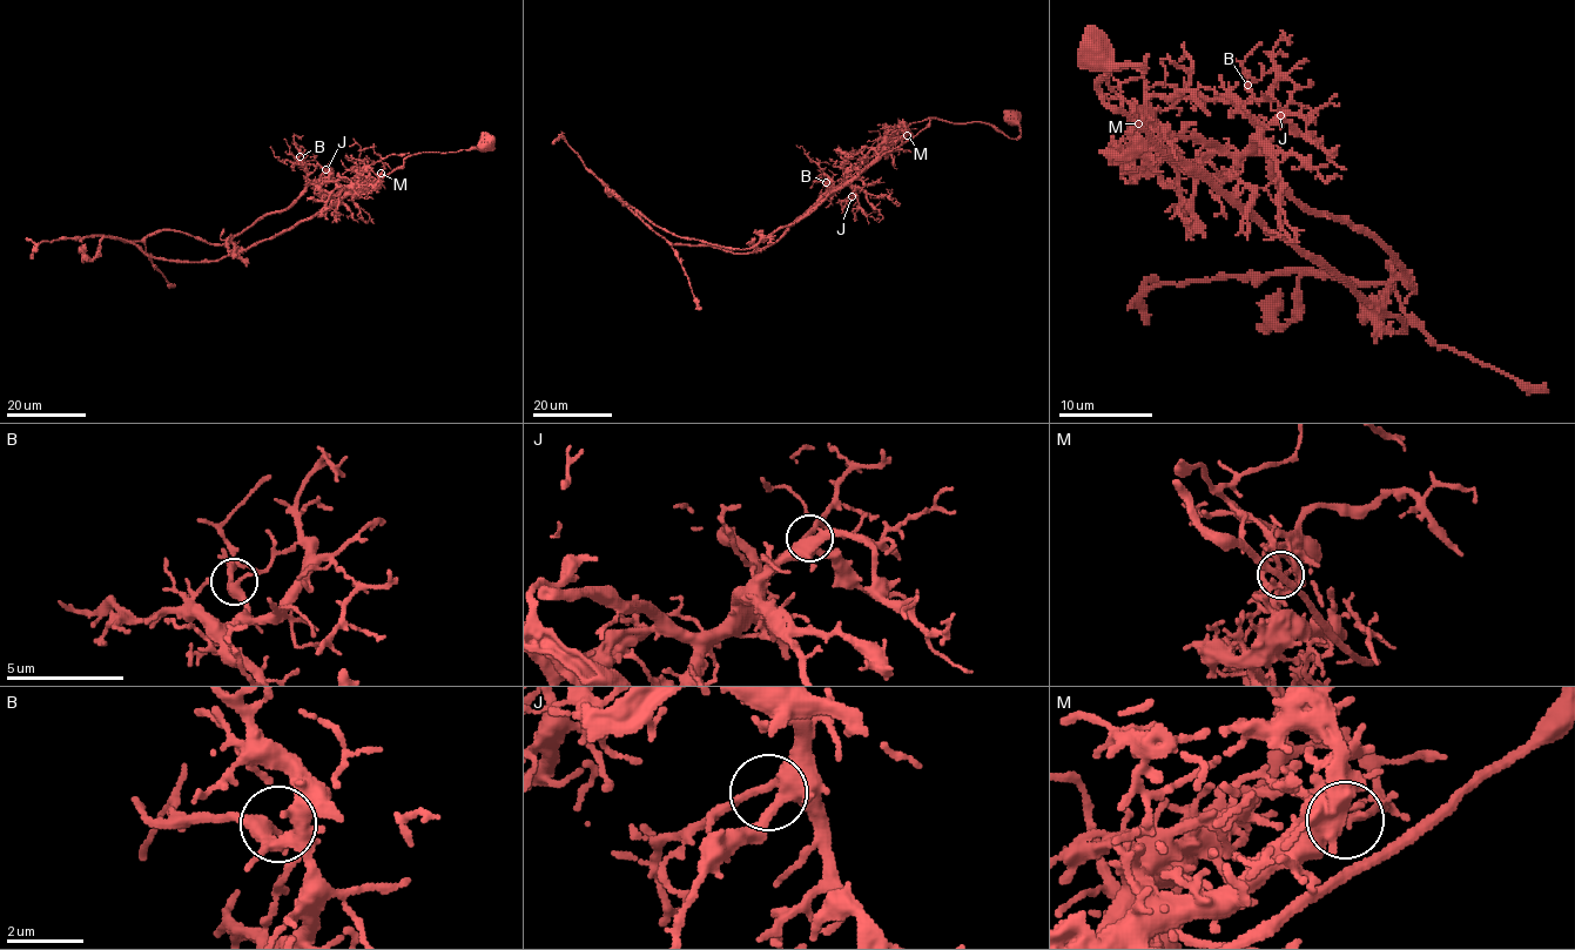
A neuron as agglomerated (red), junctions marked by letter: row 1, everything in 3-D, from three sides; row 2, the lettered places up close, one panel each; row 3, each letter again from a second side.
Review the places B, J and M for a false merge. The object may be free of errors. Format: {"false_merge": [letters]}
{"false_merge": ["M"]}

